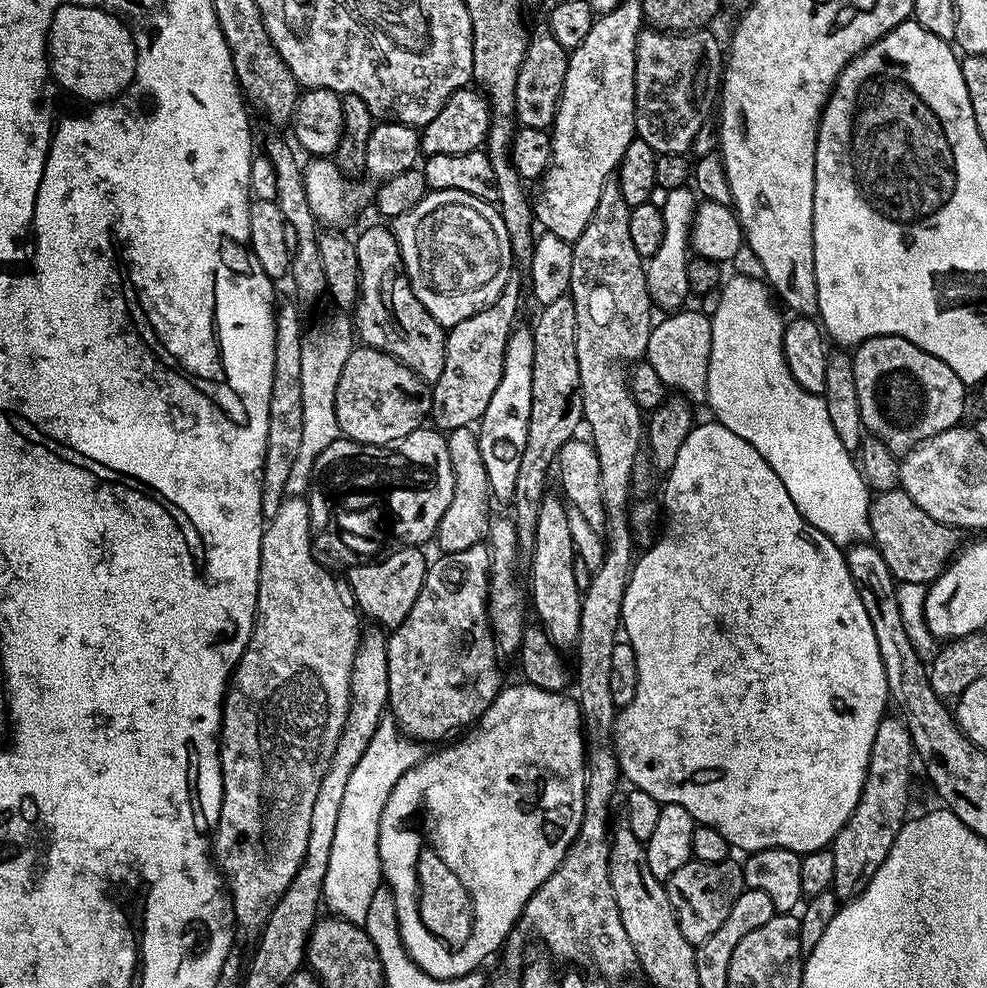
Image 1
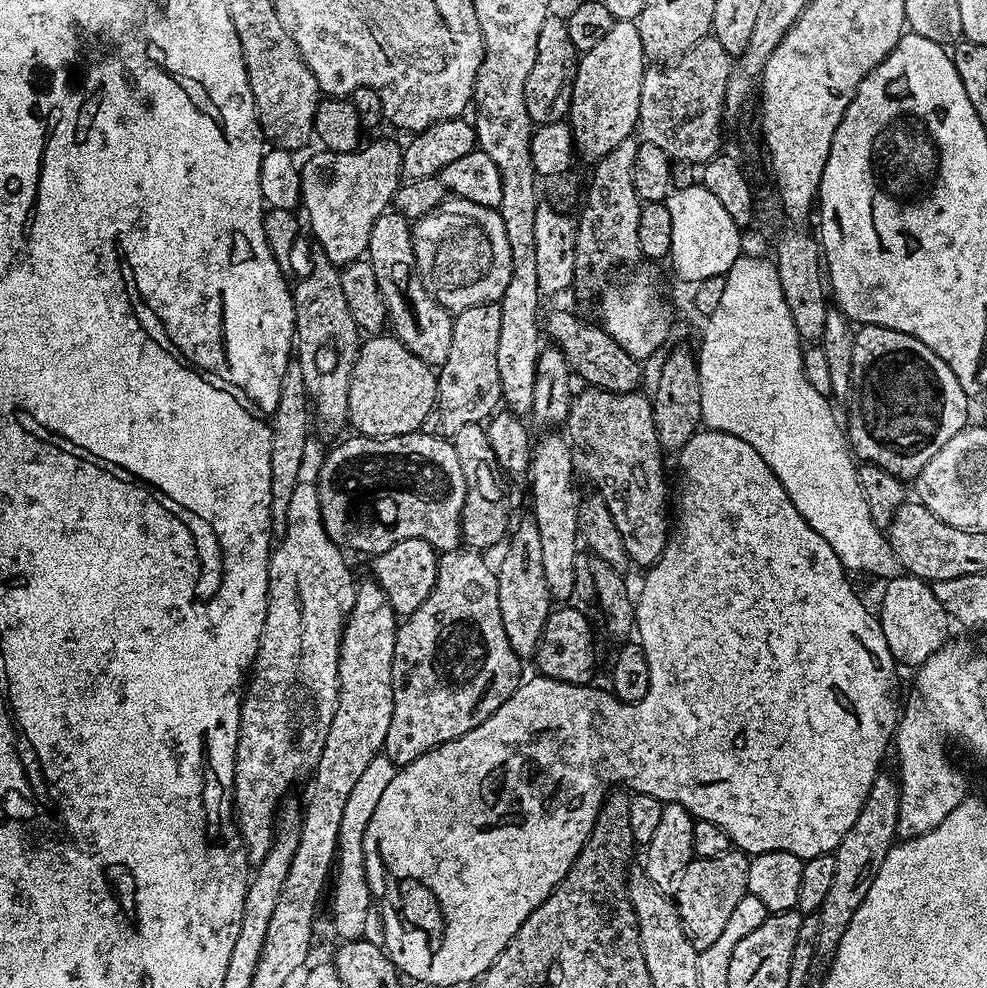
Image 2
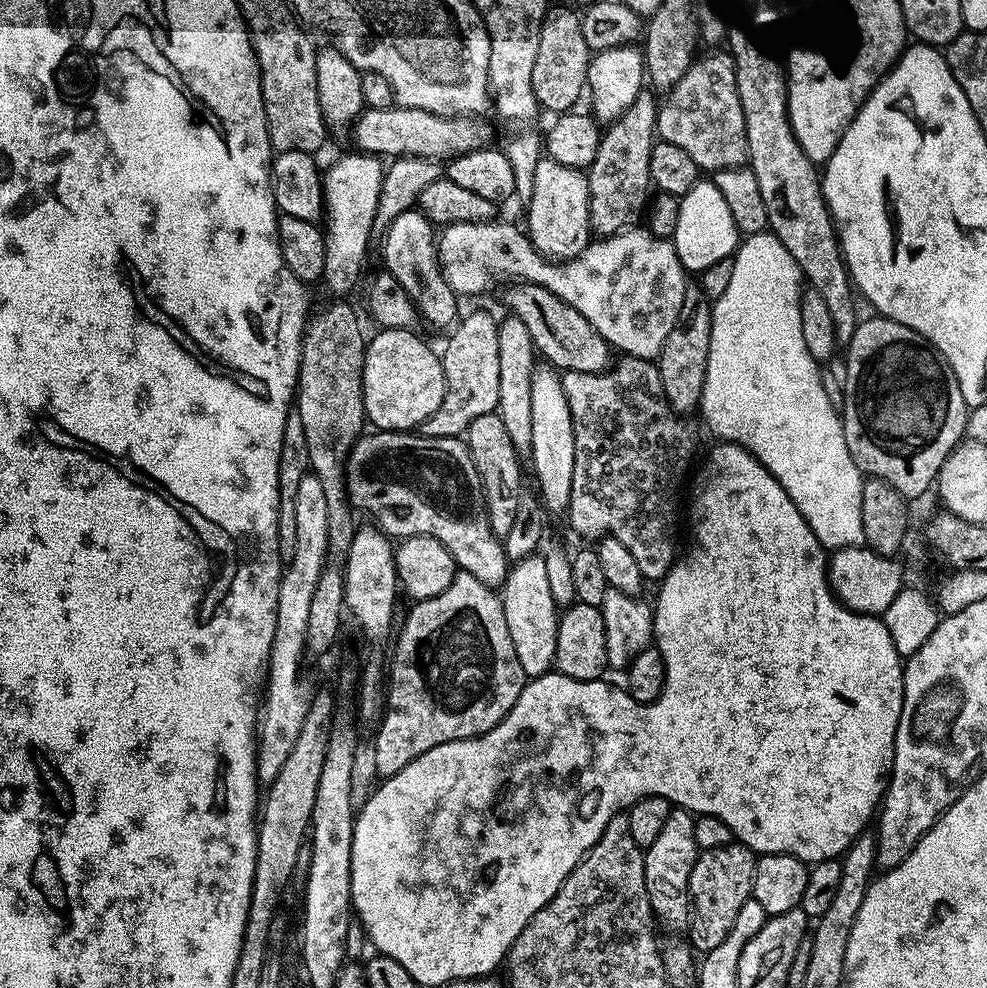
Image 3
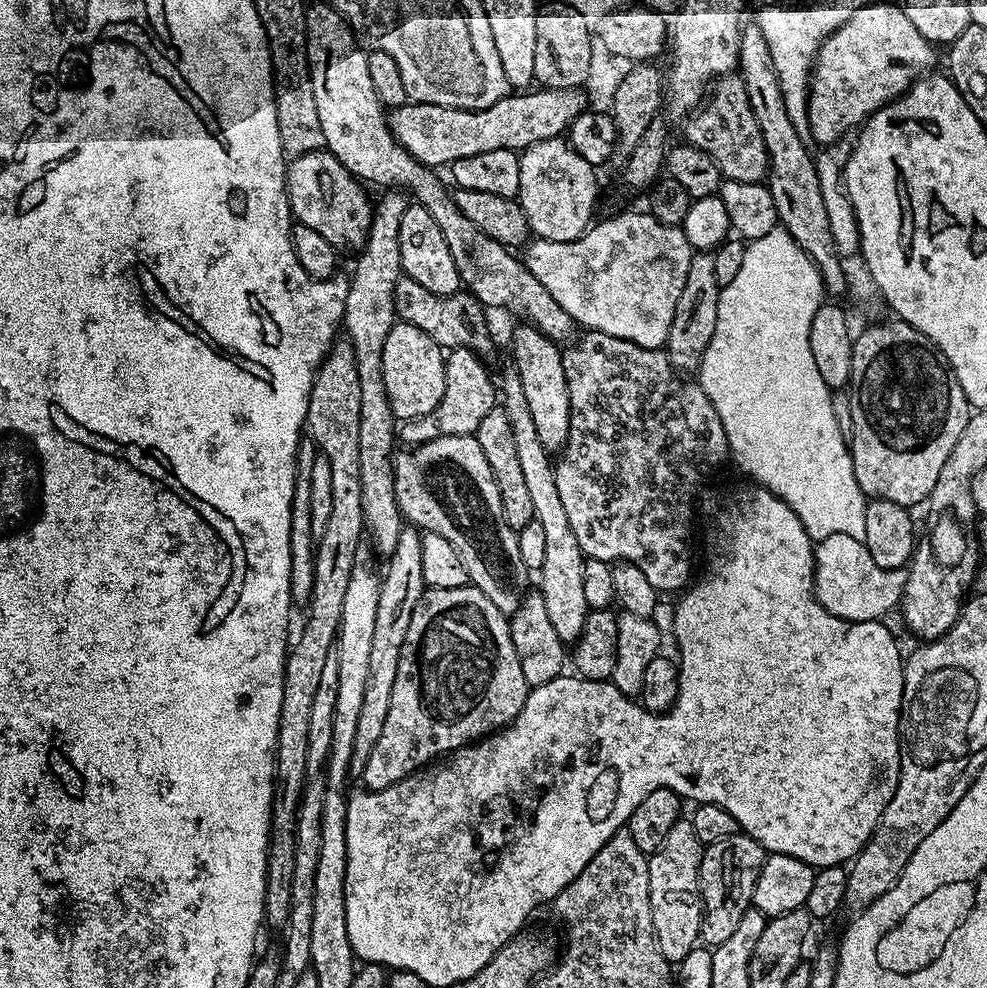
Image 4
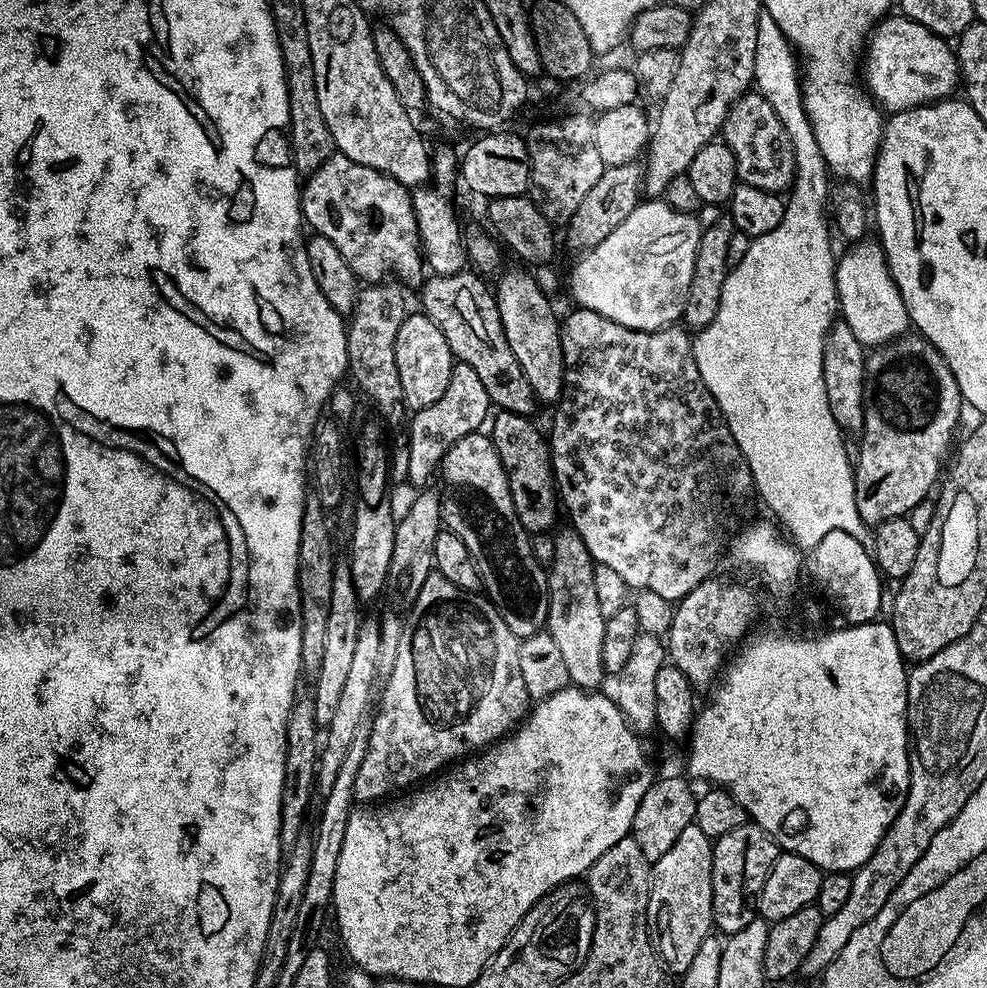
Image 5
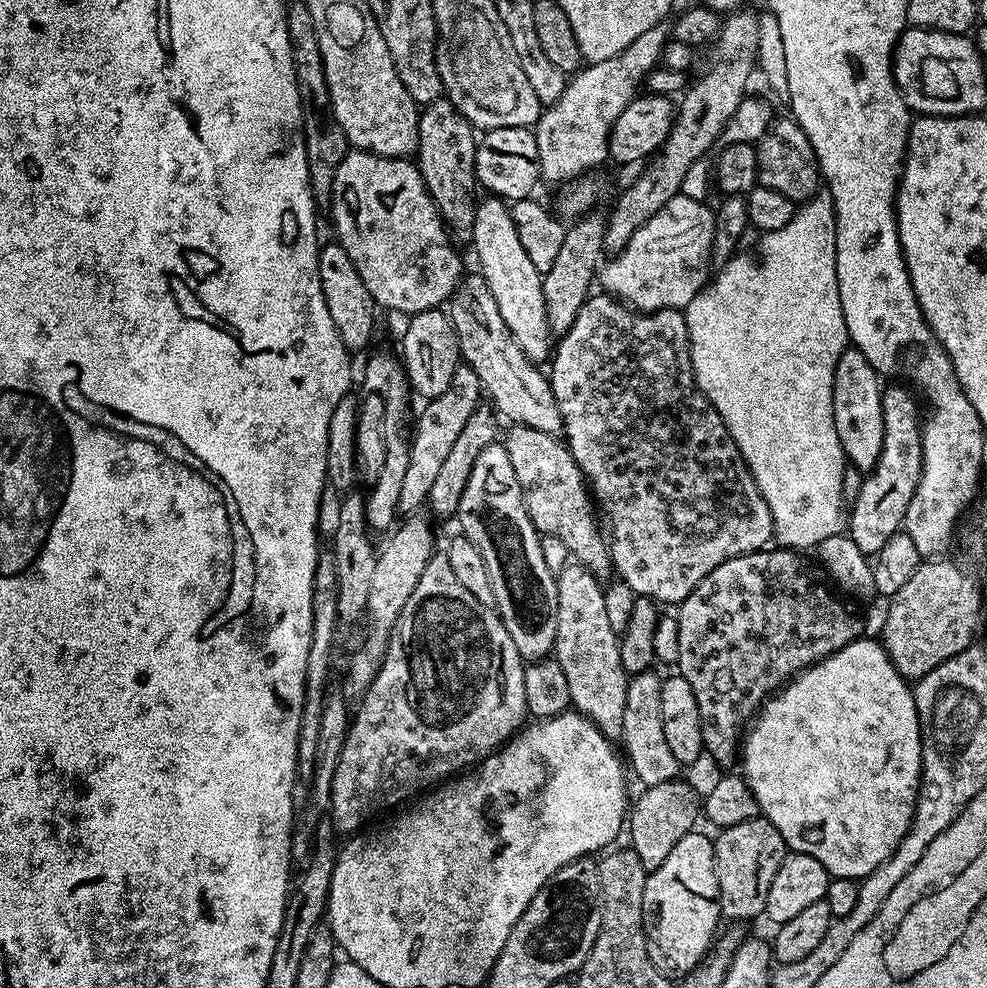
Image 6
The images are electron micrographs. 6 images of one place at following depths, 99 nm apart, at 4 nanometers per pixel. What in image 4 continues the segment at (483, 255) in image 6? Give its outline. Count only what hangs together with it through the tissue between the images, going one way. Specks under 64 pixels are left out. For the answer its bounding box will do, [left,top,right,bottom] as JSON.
[512,323,570,454]

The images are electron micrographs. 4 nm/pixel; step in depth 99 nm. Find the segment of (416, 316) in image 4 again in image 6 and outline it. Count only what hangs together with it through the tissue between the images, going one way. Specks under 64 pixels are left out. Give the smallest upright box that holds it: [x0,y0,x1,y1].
[446,274,564,436]

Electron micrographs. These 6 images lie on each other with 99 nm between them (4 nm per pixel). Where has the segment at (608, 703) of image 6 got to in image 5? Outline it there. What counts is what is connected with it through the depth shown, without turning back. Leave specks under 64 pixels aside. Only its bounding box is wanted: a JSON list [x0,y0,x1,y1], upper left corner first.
[546,526,606,690]

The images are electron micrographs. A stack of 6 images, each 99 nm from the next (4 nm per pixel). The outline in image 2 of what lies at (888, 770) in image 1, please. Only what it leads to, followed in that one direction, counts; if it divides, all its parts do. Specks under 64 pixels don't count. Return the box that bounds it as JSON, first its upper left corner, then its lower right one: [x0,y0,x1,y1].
[816,772,900,958]

